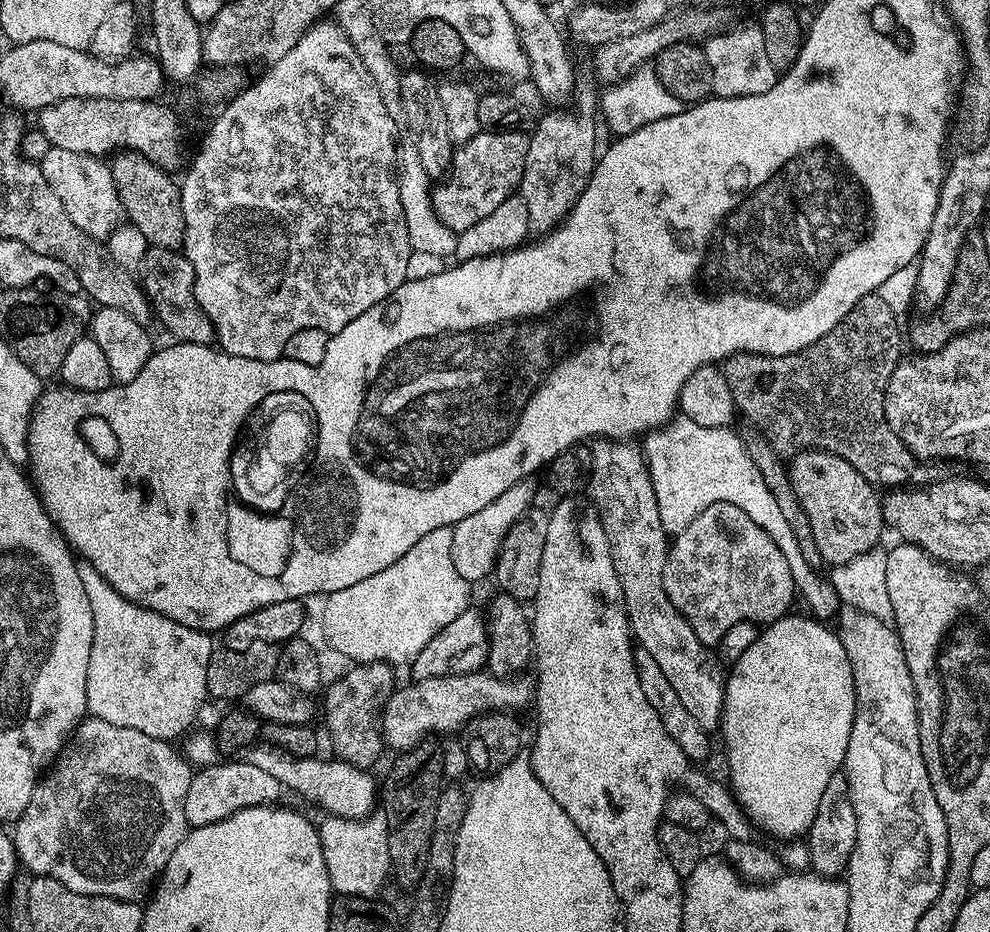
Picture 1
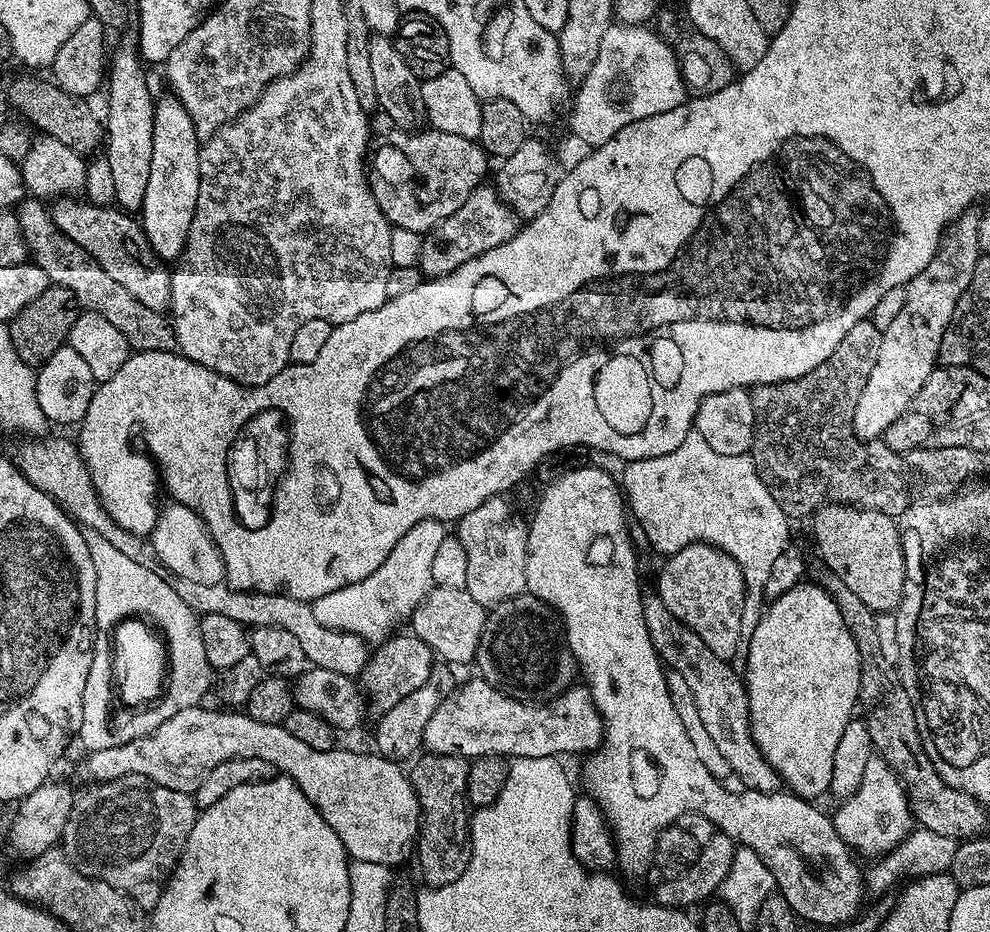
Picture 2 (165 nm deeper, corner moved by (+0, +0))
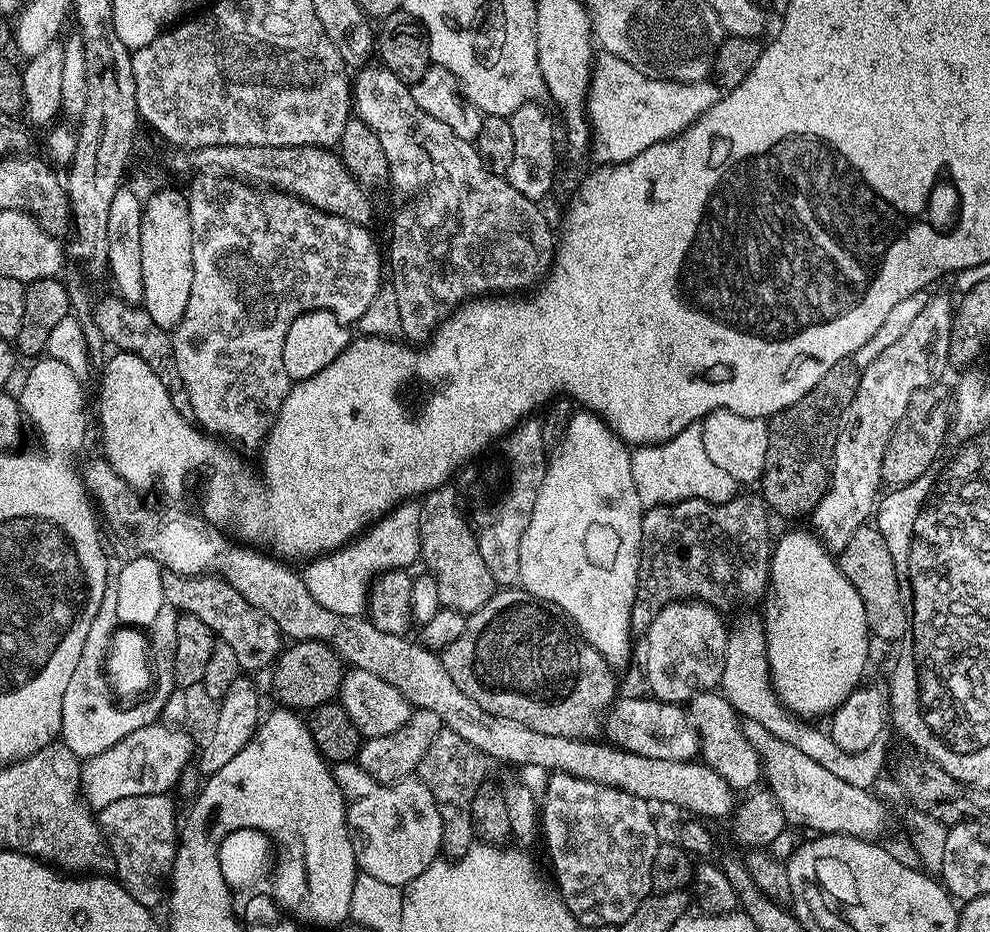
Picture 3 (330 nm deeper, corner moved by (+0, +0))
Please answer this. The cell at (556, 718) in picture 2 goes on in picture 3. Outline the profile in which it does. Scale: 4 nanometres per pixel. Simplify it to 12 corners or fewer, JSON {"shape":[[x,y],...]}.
{"shape":[[624,696],[602,728],[615,747],[696,760],[700,733],[679,704]]}

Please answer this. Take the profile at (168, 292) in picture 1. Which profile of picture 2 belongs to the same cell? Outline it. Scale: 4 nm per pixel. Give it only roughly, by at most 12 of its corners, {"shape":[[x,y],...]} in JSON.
{"shape":[[84,198],[51,205],[54,222],[142,306],[171,305],[172,272],[144,225]]}

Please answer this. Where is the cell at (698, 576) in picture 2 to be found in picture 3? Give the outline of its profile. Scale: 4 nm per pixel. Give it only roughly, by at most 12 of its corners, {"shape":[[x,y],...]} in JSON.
{"shape":[[667,604],[644,640],[653,697],[715,689],[729,627],[715,607]]}

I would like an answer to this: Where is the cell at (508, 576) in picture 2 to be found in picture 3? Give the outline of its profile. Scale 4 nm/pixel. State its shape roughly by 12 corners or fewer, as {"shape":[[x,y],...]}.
{"shape":[[452,486],[422,500],[420,555],[441,605],[477,612],[494,591]]}

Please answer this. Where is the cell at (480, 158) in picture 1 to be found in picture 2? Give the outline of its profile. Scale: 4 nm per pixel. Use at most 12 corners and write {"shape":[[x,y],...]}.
{"shape":[[391,130],[370,183],[393,228],[427,234],[485,183],[459,134]]}

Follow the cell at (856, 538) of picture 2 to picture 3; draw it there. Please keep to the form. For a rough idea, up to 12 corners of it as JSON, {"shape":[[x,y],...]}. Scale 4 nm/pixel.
{"shape":[[854,530],[838,553],[869,633],[903,641],[908,610],[886,540]]}

